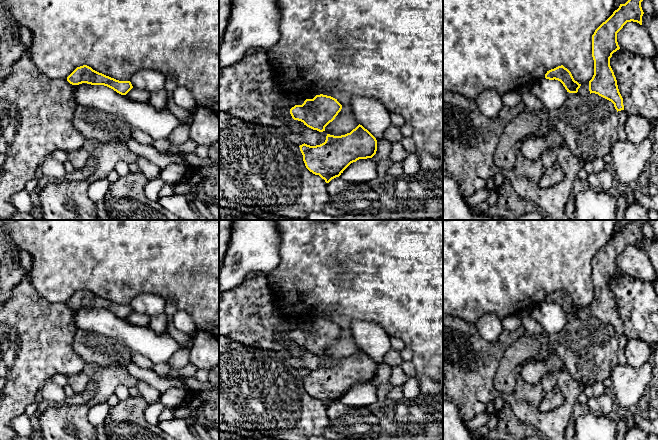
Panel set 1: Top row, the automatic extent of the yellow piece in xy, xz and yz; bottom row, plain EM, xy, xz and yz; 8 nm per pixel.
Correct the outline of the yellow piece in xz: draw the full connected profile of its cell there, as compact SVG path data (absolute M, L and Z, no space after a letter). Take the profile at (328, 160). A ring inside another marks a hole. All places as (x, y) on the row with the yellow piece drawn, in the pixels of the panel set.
M362 125L341 136L327 134L324 143L299 146L306 168L326 183L339 177L353 162L372 158L377 151L376 138Z

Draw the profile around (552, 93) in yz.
M543 78L537 80L529 85L529 90L540 99L547 111L562 106L568 96L563 84L555 79Z

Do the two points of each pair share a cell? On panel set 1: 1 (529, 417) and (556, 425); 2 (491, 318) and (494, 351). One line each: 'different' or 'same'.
1: same
2: different

